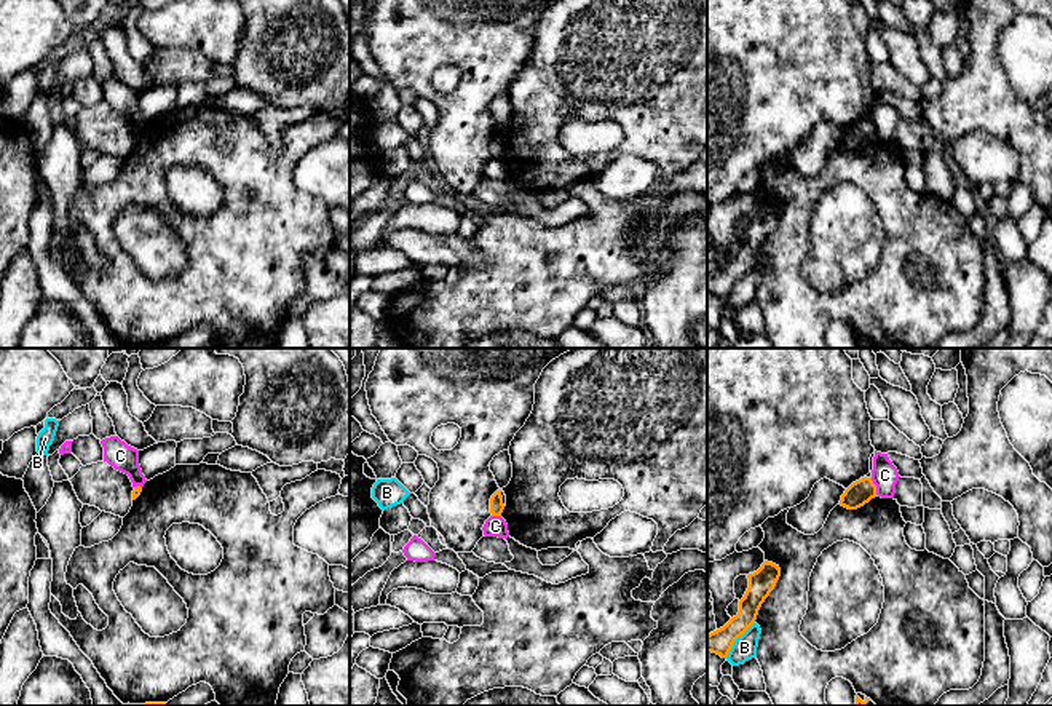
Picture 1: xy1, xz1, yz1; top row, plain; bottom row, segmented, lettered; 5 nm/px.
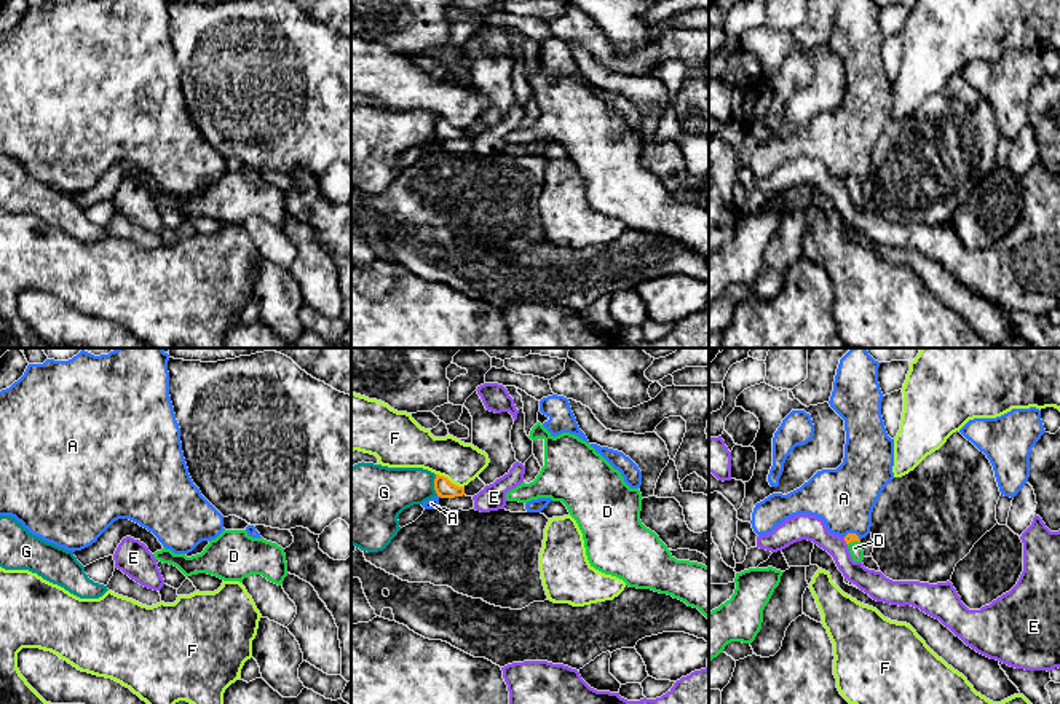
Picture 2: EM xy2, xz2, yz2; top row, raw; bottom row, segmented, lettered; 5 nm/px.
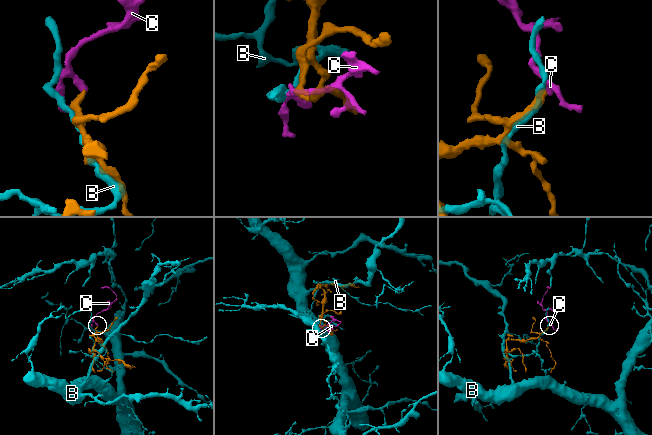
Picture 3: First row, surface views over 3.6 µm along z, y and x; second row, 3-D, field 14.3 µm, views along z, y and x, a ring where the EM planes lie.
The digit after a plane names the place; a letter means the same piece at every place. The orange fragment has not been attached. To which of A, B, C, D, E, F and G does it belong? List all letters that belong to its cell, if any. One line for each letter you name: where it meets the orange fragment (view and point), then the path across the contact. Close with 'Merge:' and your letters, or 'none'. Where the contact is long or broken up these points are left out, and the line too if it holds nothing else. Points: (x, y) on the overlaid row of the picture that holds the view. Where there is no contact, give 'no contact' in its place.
D: contact yz2 (853, 540); way yz2 (851, 537), (853, 540), (854, 548)
Merge: D

